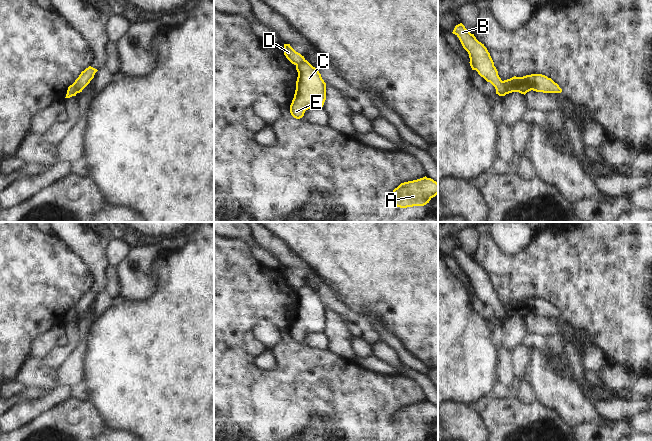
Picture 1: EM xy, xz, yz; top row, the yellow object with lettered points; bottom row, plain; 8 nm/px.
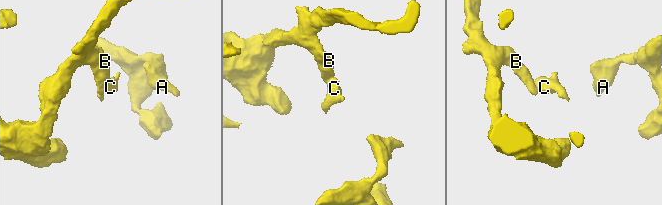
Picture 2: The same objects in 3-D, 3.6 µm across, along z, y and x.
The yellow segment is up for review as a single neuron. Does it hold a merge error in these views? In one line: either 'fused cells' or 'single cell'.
fused cells

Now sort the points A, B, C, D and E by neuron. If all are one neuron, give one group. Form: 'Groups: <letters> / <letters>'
Groups: A B D / C E.

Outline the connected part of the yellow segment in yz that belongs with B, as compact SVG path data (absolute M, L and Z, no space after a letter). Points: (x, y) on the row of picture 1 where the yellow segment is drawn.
M462 23L456 25L452 33L459 38L463 48L468 52L472 70L476 70L481 77L490 82L495 87L496 94L505 96L504 83L499 77L490 53L484 44L479 42Z

